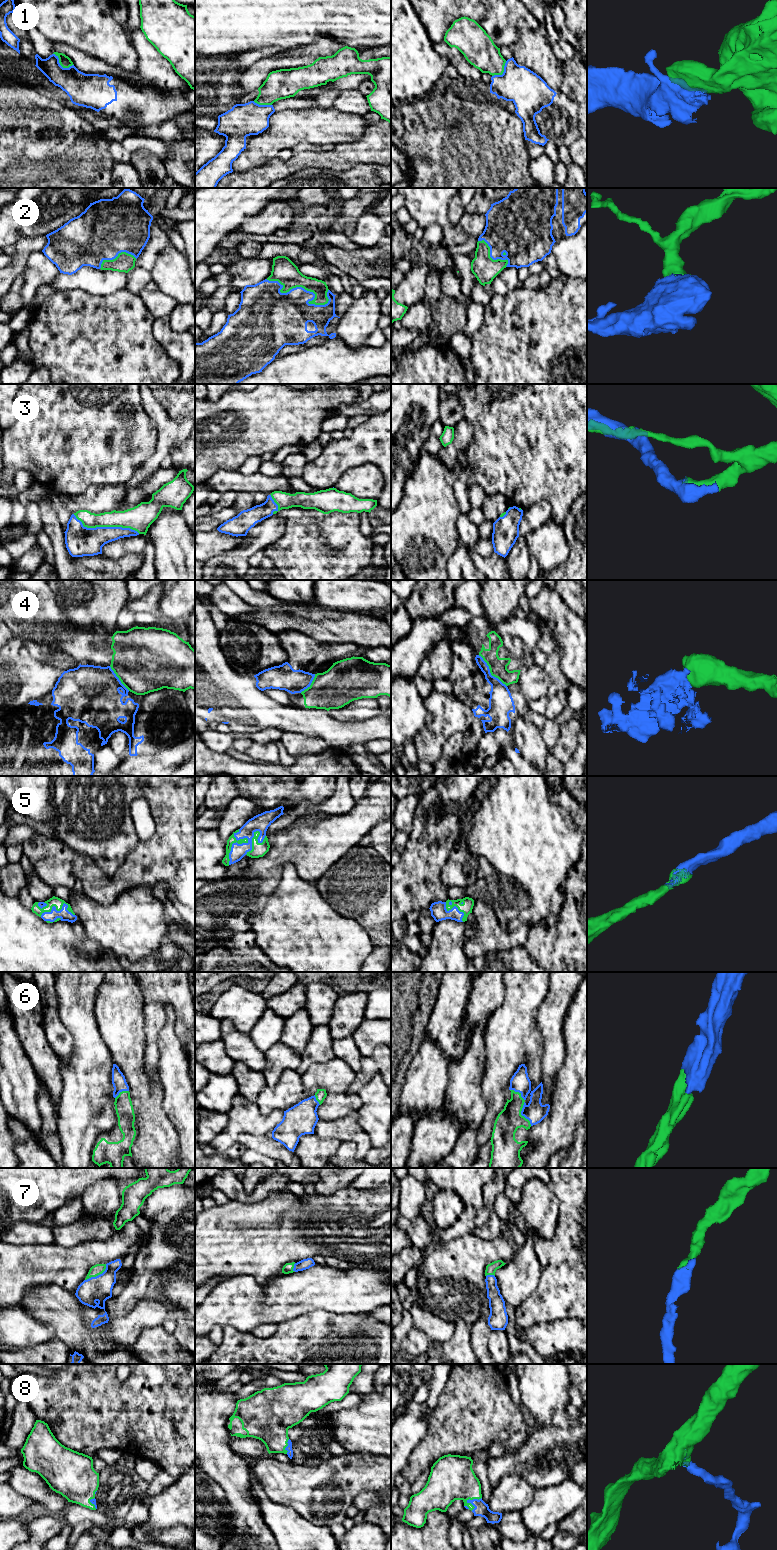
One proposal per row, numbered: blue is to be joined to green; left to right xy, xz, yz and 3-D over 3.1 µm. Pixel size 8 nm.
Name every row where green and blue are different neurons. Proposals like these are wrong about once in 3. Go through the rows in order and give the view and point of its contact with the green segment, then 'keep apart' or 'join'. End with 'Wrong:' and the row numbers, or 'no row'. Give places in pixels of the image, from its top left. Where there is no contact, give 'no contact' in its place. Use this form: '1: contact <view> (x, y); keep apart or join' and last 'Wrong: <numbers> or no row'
1: contact xy (61, 65); keep apart
2: contact xz (302, 287); join
3: contact xy (106, 526); join
4: contact yz (490, 672); keep apart
5: contact xz (231, 846); join
6: contact yz (523, 1104); join
7: contact xy (97, 1275); join
8: contact yz (469, 1498); join
Wrong: 1, 4

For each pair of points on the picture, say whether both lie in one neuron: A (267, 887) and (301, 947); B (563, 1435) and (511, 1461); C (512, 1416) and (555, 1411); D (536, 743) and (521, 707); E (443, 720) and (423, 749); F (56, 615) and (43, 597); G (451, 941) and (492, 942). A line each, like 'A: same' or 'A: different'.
A: different
B: same
C: different
D: different
E: same
F: same
G: different

